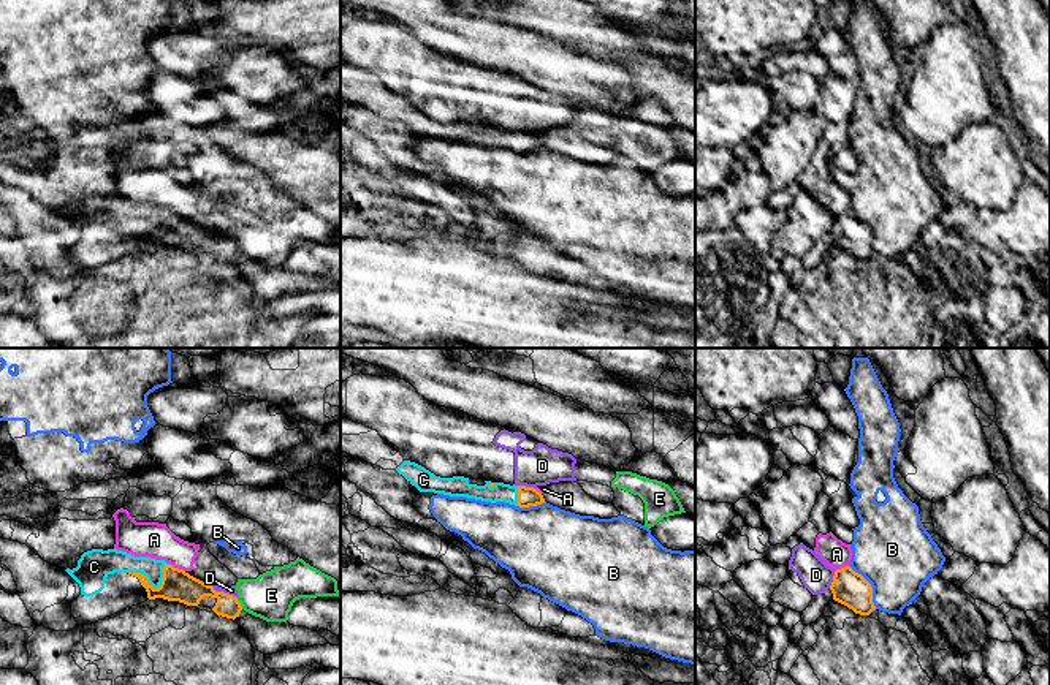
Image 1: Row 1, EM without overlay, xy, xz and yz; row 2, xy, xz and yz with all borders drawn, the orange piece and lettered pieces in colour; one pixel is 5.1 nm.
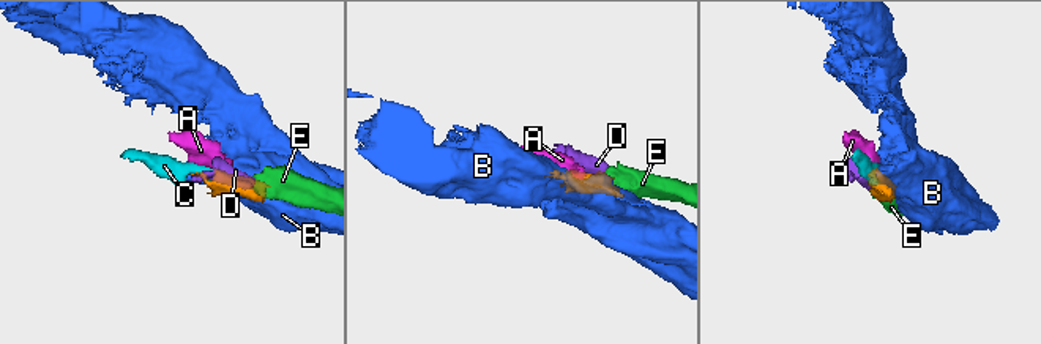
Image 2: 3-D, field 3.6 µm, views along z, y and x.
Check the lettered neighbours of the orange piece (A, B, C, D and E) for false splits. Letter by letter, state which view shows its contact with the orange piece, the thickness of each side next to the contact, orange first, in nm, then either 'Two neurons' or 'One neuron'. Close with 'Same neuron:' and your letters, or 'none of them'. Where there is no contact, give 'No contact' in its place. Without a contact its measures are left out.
A: Touches orange in xy. Thickness 160 nm (orange) against 180 nm. Two neurons
B: Touches orange in yz. Thickness 180 nm (orange) against 400 nm. Two neurons
C: Touches orange in xy. Thickness 160 nm (orange) against 120 nm. One neuron
D: Touches orange in xy. Thickness 160 nm (orange) against 50 nm. Two neurons
E: Touches orange in xy. Thickness 140 nm (orange) against 240 nm. Two neurons
Same neuron: C

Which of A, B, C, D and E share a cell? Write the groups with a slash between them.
A E / B / C / D

